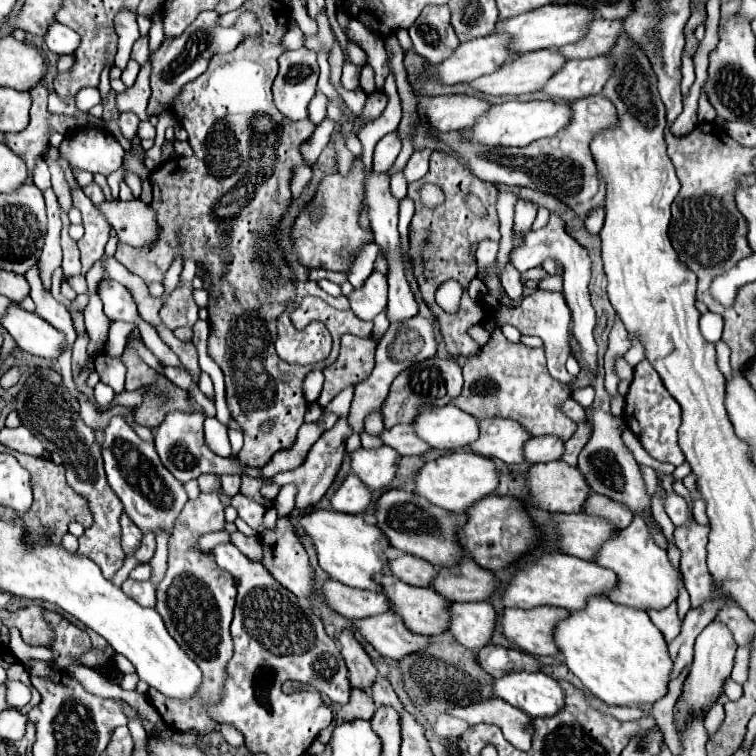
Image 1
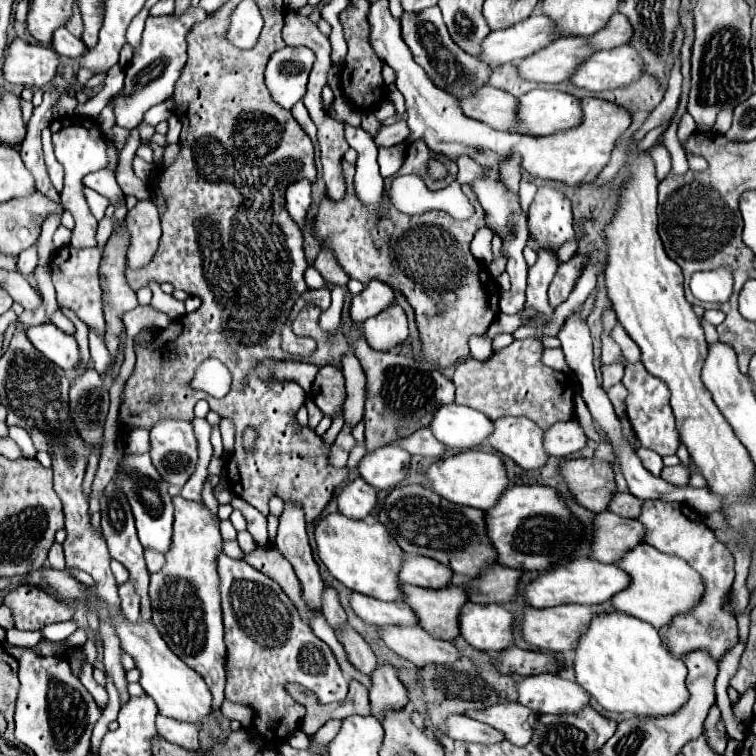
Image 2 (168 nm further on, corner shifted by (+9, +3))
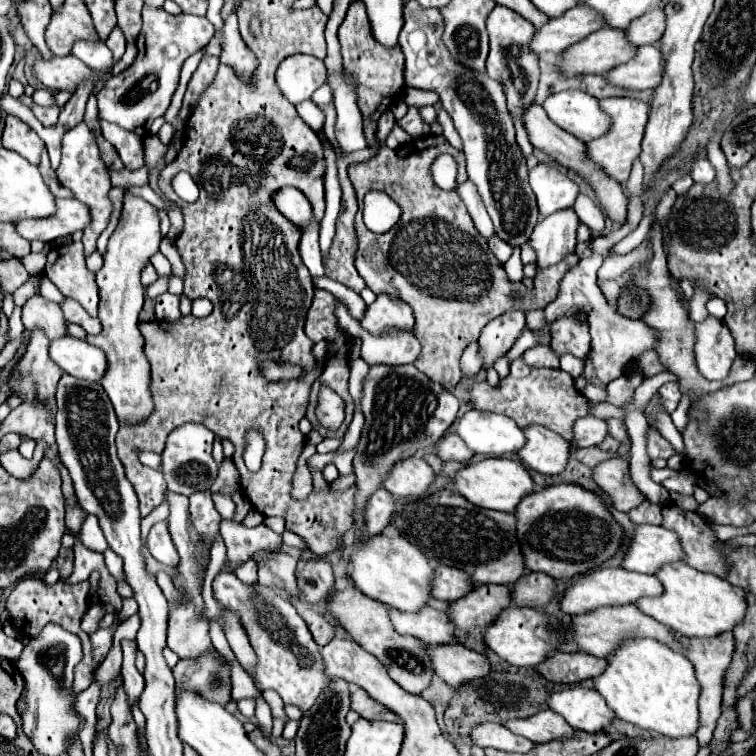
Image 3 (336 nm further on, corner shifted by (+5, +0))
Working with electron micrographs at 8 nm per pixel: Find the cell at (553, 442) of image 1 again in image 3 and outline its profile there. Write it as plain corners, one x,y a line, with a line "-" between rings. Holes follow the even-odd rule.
586,416
586,418
580,418
574,426
574,444
580,448
598,446
604,442
606,434
608,434
608,426
604,420

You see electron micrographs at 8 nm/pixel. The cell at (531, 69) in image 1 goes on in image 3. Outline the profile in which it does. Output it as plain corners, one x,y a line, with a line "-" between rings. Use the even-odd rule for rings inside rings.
604,26
602,30
564,50
560,70
564,76
606,74
616,68
616,64
632,60
632,56
636,56
636,48
638,46
628,44
626,30

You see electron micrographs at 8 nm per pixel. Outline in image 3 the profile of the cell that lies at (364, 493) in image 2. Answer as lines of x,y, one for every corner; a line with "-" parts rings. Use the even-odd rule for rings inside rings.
384,488
376,490
372,494
372,498
368,500
368,506
364,510
368,532
372,532
372,536
382,534
384,528
390,524
392,514
394,514
394,498
392,498
392,494
388,494

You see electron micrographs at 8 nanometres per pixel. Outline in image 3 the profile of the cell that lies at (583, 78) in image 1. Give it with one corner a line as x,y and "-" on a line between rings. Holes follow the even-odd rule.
640,46
638,54
606,74
606,80
614,86
636,88
636,90
656,90
660,84
660,48

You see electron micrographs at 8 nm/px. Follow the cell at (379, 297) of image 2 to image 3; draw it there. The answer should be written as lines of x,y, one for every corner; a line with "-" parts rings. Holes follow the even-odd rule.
380,294
376,302
368,306
366,316
360,324
366,332
372,332
372,334
384,334
388,330
412,332
414,314
412,314
412,308
404,300

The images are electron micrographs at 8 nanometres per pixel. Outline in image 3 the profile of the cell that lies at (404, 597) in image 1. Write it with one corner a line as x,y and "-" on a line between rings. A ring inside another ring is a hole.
478,586
462,600
450,604
448,616
452,616
452,624
456,626
456,638
460,644
486,654
486,626
492,624
496,616
510,606
508,592
508,586

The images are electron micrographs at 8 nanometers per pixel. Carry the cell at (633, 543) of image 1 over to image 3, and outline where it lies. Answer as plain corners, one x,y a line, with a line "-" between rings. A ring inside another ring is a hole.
672,562
664,564
656,578
664,584
664,592
656,598
642,598
636,602
636,606
644,614
670,626
674,632
680,632
682,636
712,638
722,632
732,632
732,628
738,626
746,616
748,592
732,586
728,580
720,576
694,570
684,562

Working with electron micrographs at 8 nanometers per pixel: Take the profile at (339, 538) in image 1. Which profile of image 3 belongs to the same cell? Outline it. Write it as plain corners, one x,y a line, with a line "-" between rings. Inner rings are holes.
370,536
368,544
354,546
350,562
350,578
358,586
358,590
396,610
418,612
432,598
430,586
434,578
434,568
428,564
426,556
402,536

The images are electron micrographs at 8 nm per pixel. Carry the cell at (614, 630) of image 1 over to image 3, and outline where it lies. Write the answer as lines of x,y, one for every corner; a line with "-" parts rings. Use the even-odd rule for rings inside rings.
628,640
622,644
612,658
608,658
608,668
604,674
594,678
596,690
604,696
606,704
616,712
620,720
632,722
652,734
662,734
668,738
682,738
692,736
700,728
700,712
698,712
698,698
700,698
700,682
696,680
692,662
674,652
672,648
660,644
658,640

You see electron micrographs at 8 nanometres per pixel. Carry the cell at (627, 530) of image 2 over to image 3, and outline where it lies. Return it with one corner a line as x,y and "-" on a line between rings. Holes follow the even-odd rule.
636,526
630,550
622,562
626,570
656,574
664,564
684,560
684,550
676,534
662,526

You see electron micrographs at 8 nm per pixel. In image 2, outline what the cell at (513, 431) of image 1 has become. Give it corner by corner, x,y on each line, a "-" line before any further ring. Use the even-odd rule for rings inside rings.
504,417
494,421
494,431
486,441
522,469
538,469
548,459
542,447
542,429
524,417

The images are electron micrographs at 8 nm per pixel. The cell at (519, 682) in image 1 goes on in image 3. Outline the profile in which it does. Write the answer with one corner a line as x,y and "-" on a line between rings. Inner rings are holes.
574,686
570,690
552,692
546,704
562,714
568,724
584,732
604,732
616,718
616,714
608,708
606,700
590,688

